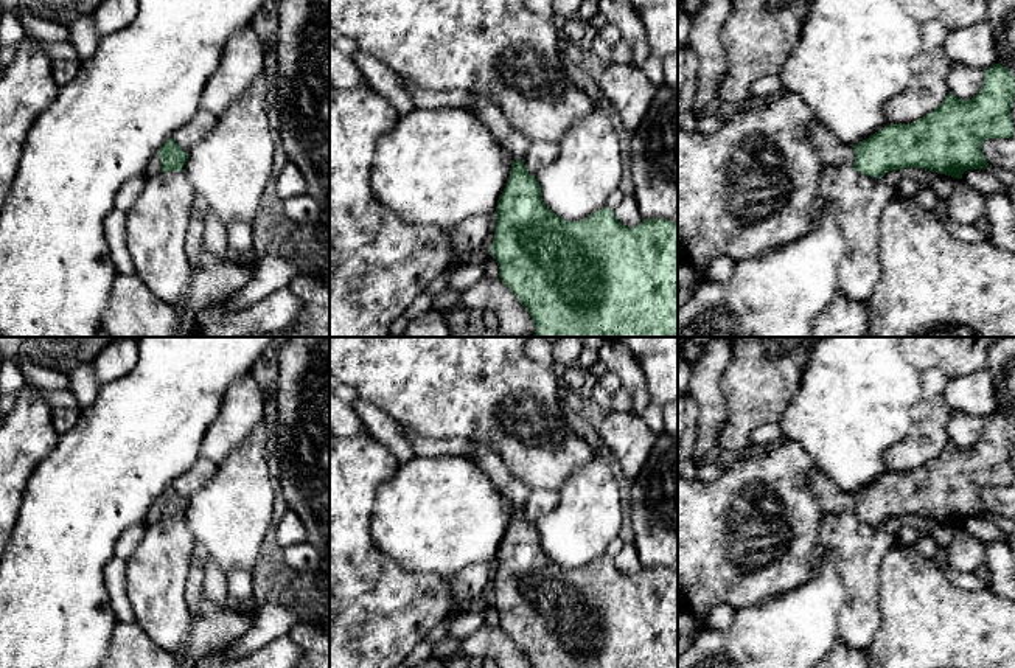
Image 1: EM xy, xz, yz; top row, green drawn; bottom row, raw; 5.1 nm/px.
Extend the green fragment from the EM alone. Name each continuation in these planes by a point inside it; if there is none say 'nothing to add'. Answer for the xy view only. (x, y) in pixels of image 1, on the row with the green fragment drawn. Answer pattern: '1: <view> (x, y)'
1: xy (153, 168)

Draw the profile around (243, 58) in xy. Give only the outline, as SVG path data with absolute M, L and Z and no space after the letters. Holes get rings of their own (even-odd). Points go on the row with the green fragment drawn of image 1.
M250 26L230 37L218 70L208 78L201 109L219 118L264 71L264 45Z

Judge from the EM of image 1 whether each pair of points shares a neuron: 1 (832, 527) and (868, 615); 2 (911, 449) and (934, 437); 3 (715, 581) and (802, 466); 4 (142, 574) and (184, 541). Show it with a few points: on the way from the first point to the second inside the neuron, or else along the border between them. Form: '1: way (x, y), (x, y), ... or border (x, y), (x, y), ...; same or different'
1: way (854, 549), (857, 552), (861, 594); same
2: way (917, 448), (928, 443); same
3: way (728, 546), (742, 532), (753, 488), (767, 479); same
4: way (153, 564), (173, 544); same

